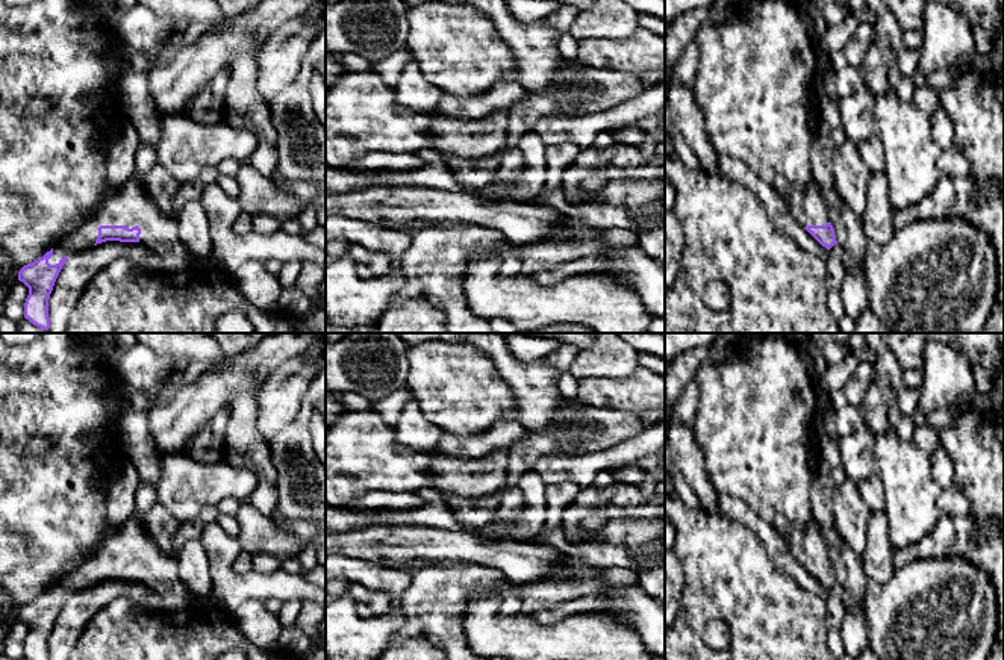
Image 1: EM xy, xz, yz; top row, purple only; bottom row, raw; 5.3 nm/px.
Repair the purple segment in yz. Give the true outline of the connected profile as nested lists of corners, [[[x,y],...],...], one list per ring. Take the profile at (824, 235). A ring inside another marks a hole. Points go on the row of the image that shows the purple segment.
[[[812,182],[798,192],[784,197],[794,216],[822,247],[830,250],[837,244],[834,229],[828,219],[824,189]]]

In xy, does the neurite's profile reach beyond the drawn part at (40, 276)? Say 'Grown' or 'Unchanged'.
Grown

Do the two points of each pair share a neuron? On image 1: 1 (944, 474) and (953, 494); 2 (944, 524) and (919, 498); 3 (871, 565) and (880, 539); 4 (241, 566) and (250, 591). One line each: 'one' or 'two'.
1: one
2: two
3: one
4: two

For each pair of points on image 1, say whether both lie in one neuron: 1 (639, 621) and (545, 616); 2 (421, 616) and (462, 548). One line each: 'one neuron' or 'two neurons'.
1: one neuron
2: two neurons

